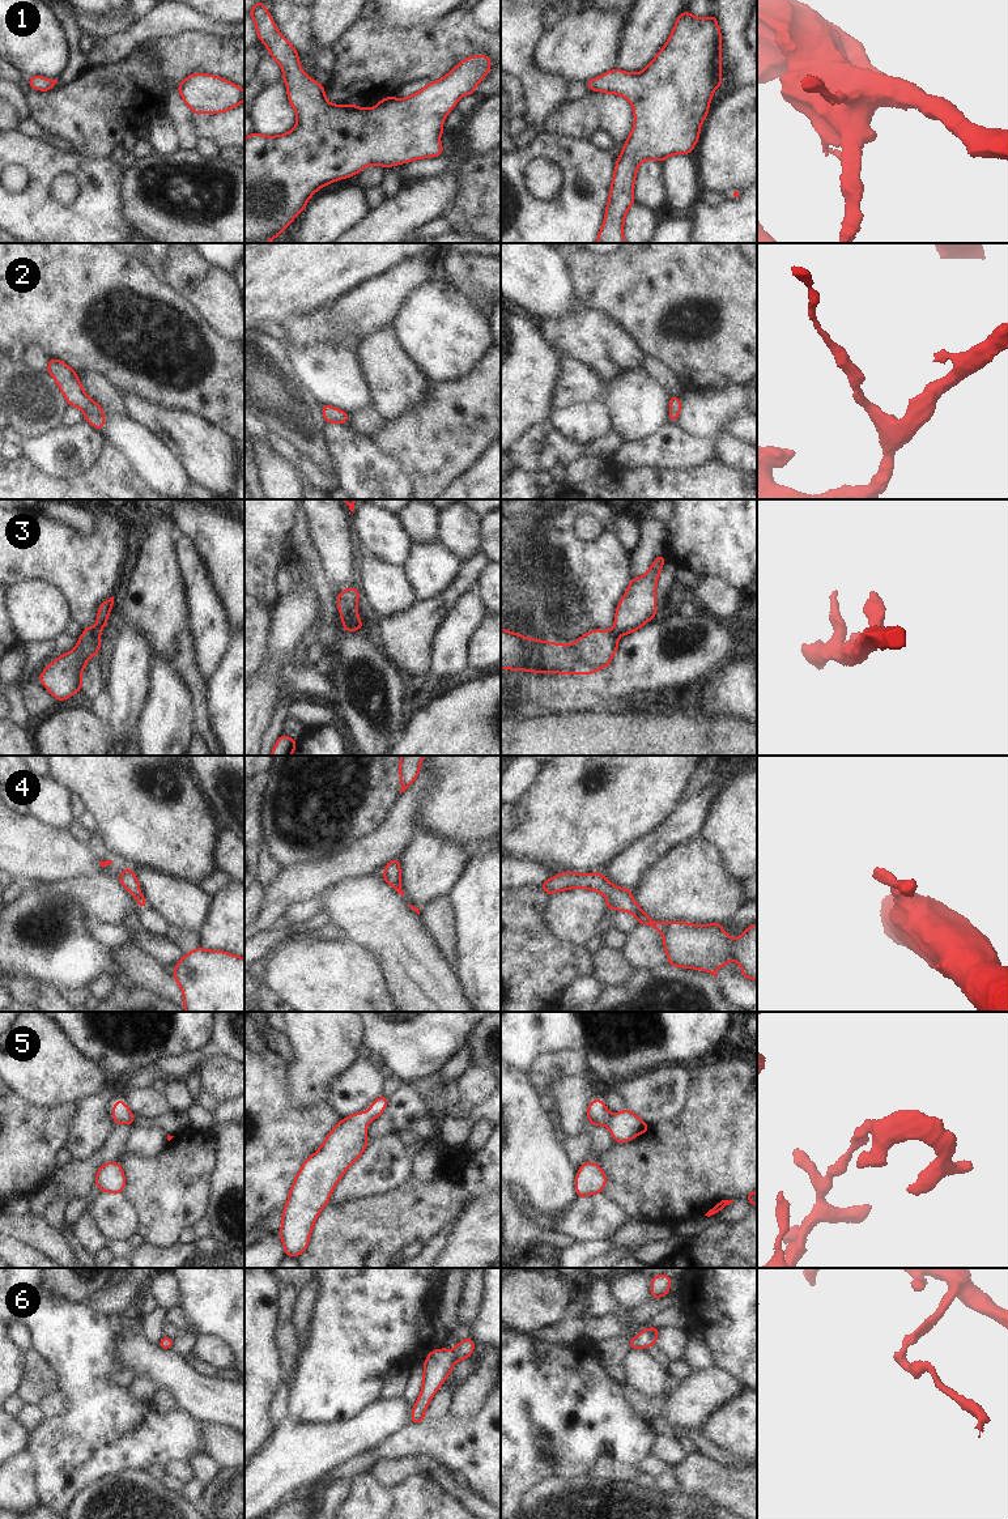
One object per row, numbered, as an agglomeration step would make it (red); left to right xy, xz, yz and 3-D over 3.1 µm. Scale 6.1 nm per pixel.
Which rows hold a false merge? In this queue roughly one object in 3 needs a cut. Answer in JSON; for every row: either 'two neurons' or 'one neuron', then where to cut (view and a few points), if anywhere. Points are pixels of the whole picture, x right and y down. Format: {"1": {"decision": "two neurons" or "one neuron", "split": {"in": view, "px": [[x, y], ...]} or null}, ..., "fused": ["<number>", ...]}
{"1": {"decision": "one neuron", "split": null}, "2": {"decision": "one neuron", "split": null}, "3": {"decision": "one neuron", "split": null}, "4": {"decision": "one neuron", "split": null}, "5": {"decision": "one neuron", "split": null}, "6": {"decision": "one neuron", "split": null}, "fused": []}

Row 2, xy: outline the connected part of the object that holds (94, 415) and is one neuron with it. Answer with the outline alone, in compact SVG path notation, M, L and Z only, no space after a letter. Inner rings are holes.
M50 358L47 373L54 376L68 405L77 407L85 413L86 422L92 424L98 431L102 430L105 425L102 407L84 392L77 373L56 358Z

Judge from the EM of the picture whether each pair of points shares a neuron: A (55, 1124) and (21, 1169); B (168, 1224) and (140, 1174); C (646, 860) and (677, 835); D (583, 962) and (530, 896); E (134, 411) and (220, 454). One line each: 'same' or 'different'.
A: same
B: same
C: same
D: same
E: same

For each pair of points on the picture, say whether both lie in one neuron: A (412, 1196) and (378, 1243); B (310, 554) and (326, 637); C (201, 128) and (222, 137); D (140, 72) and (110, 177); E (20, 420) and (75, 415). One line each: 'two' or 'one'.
A: one
B: one
C: one
D: two
E: two

